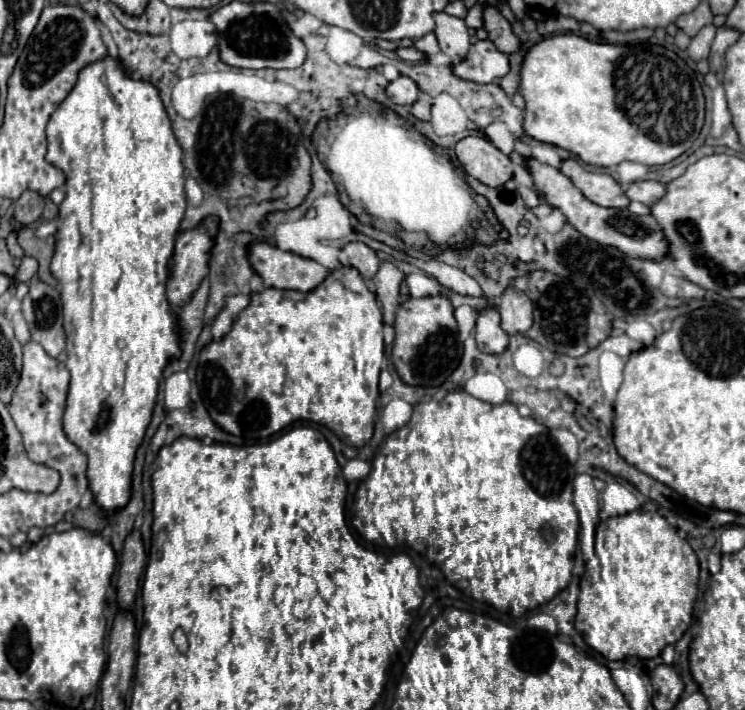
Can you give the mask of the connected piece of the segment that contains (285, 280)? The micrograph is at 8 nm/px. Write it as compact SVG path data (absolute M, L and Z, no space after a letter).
M265 241L251 245L249 261L263 277L263 283L275 289L293 289L305 293L321 285L331 273L317 261L281 251Z

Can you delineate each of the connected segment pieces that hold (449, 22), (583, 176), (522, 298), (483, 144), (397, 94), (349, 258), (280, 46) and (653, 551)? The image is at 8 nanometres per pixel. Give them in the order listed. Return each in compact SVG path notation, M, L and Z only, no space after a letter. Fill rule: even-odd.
M443 11L433 13L435 19L435 37L439 41L441 51L451 59L451 63L459 63L465 59L471 41L469 41L469 33L467 33L467 25L463 19L447 15Z
M575 159L563 161L561 171L573 181L573 185L577 189L581 189L581 193L589 201L593 201L601 207L619 207L619 209L629 205L629 197L625 195L623 187L611 175L587 171Z
M513 285L505 289L497 309L501 315L501 327L509 335L523 335L533 325L533 303L521 289Z
M471 135L461 139L455 147L455 153L467 175L489 187L501 187L513 177L511 159L485 137Z
M401 75L401 77L397 77L395 81L391 81L387 85L385 93L397 105L413 105L417 101L419 89L417 89L417 83L411 77Z
M347 243L339 253L339 263L343 267L355 267L359 269L361 277L369 281L377 269L379 269L379 257L373 249L369 249L365 243Z
M231 1L229 5L217 9L211 15L211 21L217 27L217 45L221 51L221 59L227 65L243 67L243 69L293 69L305 63L305 45L297 37L293 41L291 31L285 27L279 9L273 3L239 3ZM287 43L287 47L285 47Z
M637 509L627 515L609 517L595 531L595 557L587 563L581 581L575 629L583 639L609 661L625 657L653 659L667 645L675 645L691 625L697 597L699 561L689 543L657 511Z

